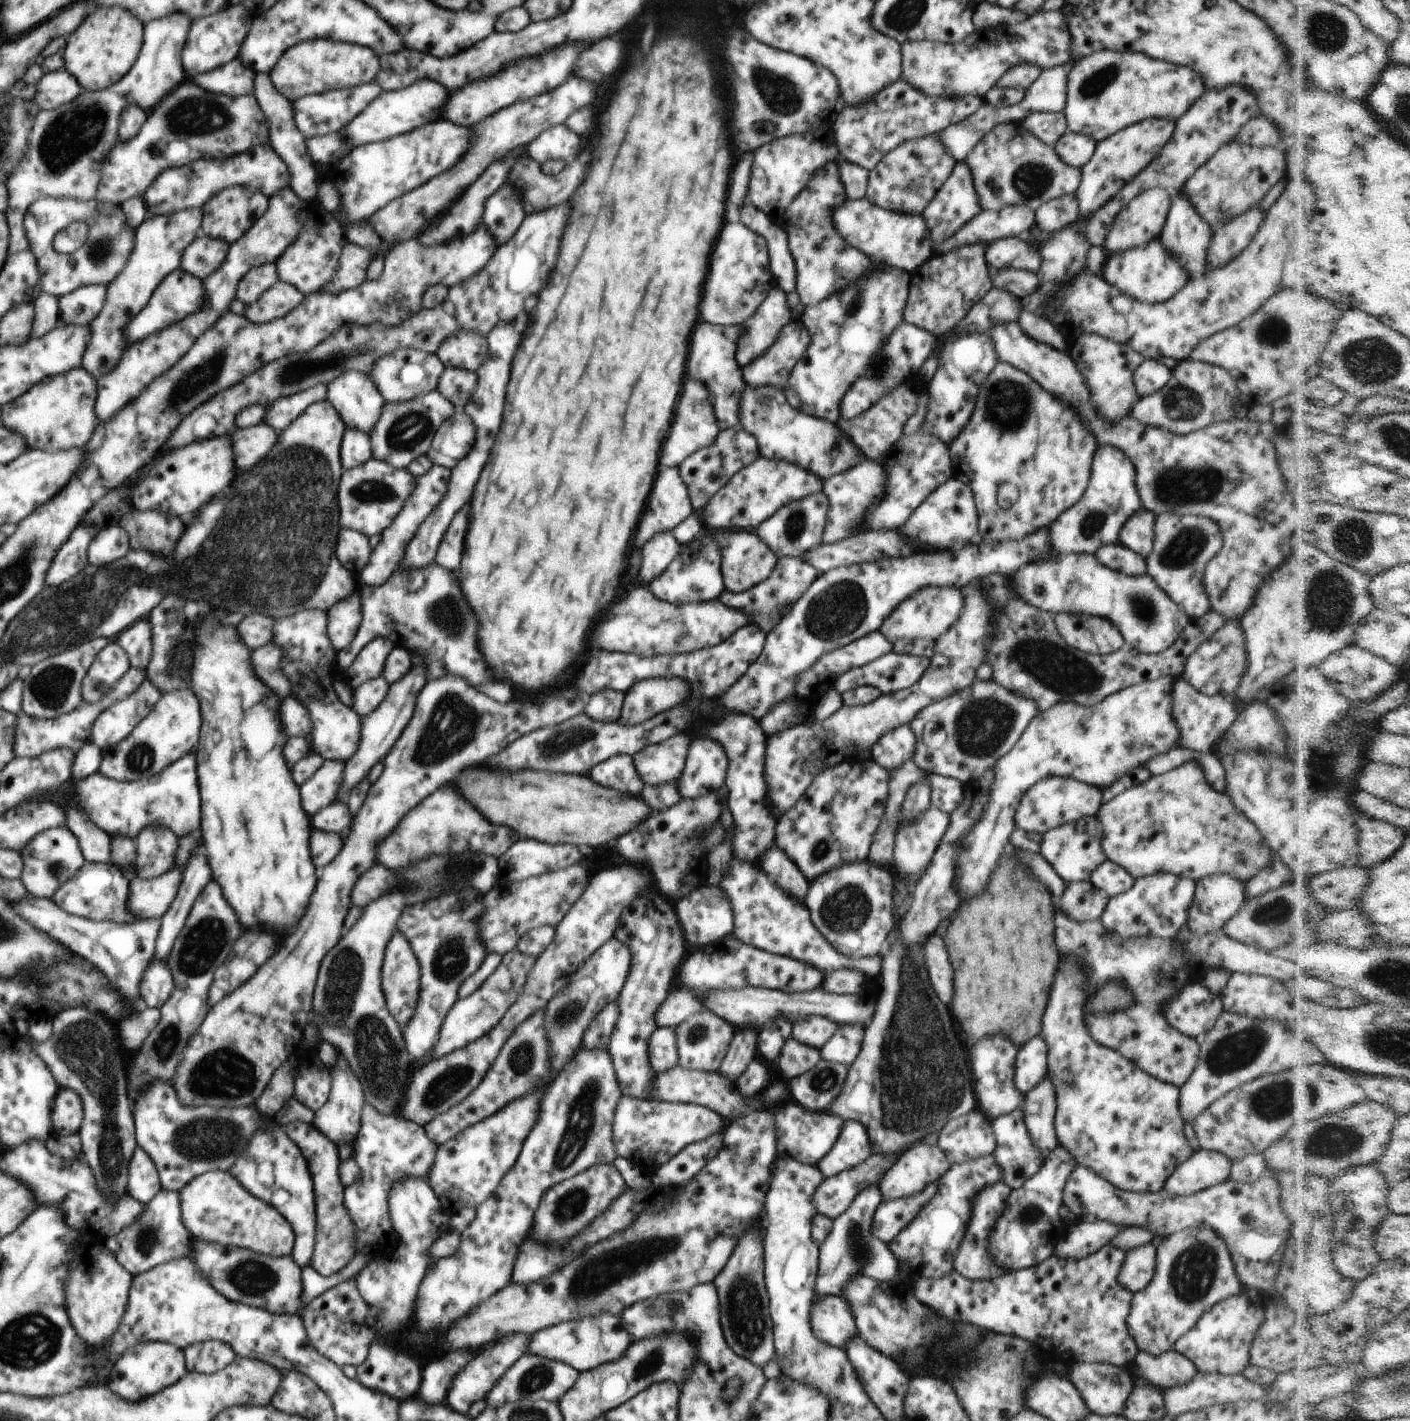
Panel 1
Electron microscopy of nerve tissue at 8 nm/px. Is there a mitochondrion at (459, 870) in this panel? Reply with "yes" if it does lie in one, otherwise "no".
yes

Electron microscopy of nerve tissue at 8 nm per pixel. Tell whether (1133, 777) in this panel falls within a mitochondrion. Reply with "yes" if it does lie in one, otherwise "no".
no

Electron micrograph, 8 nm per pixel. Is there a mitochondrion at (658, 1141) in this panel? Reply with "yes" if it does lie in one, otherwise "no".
no

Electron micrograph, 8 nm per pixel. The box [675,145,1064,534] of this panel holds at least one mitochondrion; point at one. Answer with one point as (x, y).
(1008, 406)

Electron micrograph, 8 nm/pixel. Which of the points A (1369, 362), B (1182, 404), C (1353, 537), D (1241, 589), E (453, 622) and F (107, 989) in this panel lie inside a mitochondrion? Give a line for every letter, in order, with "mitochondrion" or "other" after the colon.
A: mitochondrion
B: mitochondrion
C: mitochondrion
D: other
E: mitochondrion
F: other

